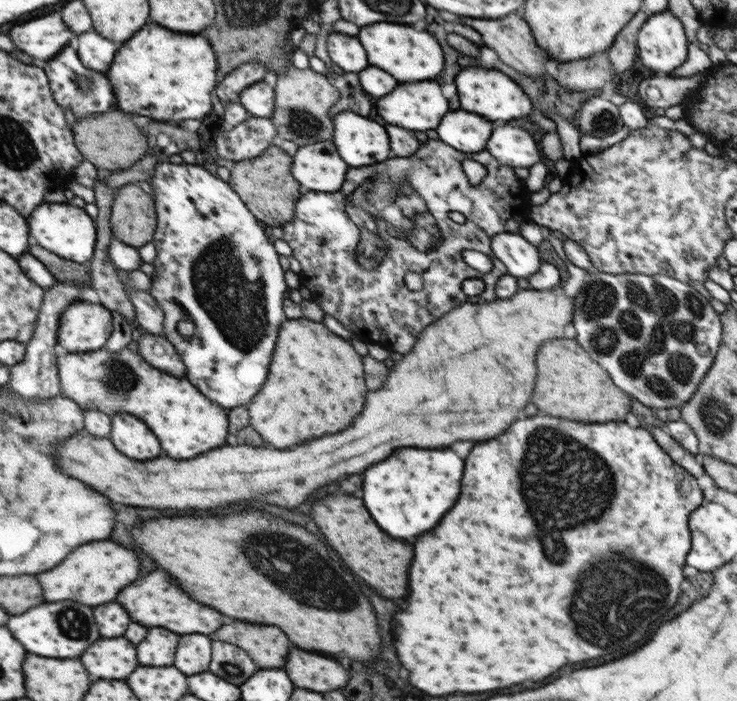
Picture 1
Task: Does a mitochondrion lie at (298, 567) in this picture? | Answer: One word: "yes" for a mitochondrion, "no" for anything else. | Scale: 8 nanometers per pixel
yes

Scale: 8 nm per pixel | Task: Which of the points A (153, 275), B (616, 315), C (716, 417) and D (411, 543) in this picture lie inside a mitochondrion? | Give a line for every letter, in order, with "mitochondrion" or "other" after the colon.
A: other
B: mitochondrion
C: mitochondrion
D: other

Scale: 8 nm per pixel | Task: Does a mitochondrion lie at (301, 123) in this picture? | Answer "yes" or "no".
yes

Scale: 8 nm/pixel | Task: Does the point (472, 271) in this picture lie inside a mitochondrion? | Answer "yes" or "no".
no

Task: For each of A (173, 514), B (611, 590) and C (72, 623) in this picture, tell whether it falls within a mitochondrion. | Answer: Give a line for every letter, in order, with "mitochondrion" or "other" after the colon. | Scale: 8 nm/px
A: other
B: mitochondrion
C: mitochondrion

